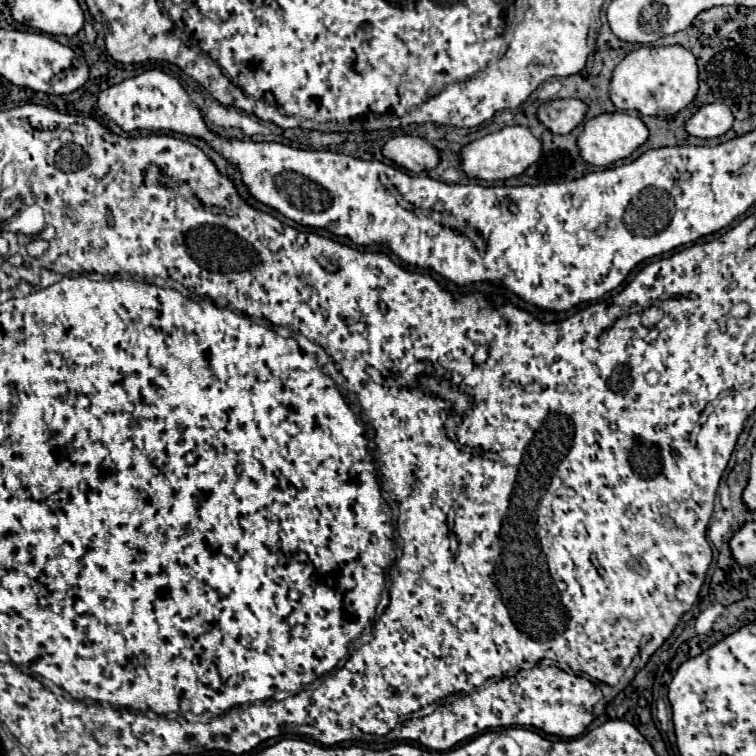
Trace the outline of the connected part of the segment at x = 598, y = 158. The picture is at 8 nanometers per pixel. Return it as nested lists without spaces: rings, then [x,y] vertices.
[[[603,113],[603,115],[597,115],[589,121],[585,121],[583,131],[577,139],[577,147],[579,147],[579,153],[585,163],[605,167],[619,159],[629,157],[635,149],[639,149],[647,141],[647,135],[649,135],[649,131],[639,117],[631,117],[627,113]]]

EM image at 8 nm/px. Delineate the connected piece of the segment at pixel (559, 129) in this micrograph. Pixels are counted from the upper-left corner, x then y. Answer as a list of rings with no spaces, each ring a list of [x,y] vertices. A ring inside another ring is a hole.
[[[555,99],[537,109],[537,119],[555,135],[573,131],[585,117],[585,103],[579,99]]]

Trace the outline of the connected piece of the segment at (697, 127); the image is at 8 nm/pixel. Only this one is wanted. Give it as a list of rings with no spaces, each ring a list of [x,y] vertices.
[[[709,103],[699,107],[699,111],[685,123],[685,129],[693,137],[711,139],[727,133],[731,129],[731,123],[733,123],[733,113],[727,105]]]

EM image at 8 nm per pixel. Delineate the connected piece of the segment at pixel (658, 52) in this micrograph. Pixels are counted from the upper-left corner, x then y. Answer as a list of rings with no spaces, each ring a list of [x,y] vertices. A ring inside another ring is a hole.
[[[681,45],[639,47],[631,51],[613,71],[609,97],[619,111],[639,111],[641,115],[667,117],[685,109],[697,95],[697,63]]]

